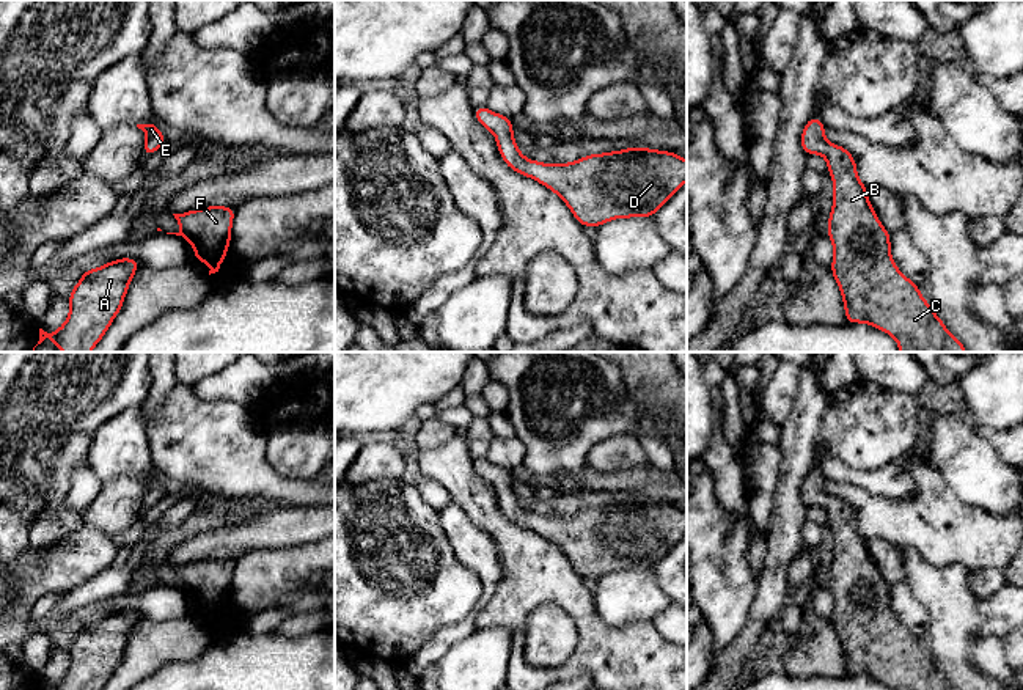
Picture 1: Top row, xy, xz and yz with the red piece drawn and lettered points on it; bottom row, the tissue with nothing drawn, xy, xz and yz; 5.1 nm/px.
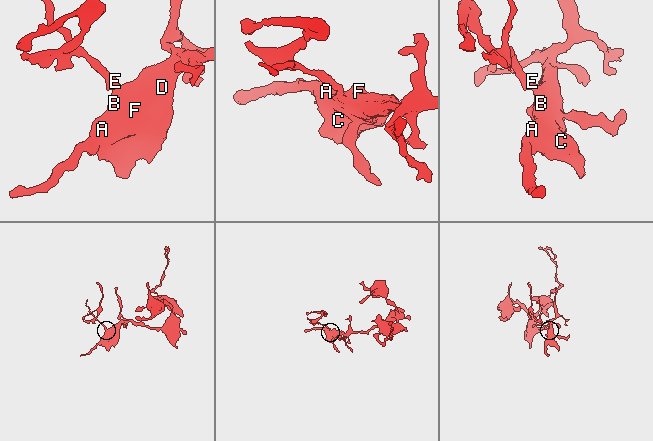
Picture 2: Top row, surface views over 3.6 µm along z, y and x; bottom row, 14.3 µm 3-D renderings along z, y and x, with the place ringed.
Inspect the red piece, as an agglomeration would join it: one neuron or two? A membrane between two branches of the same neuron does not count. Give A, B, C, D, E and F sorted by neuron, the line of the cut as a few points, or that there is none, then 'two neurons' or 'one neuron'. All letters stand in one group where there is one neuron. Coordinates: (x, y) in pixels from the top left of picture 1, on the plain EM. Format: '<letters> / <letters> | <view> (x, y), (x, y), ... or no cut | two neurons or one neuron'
A B C D E F | no cut | one neuron

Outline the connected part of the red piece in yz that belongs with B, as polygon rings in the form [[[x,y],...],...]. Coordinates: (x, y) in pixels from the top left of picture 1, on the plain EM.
[[[816,467],[808,472],[800,495],[806,508],[827,511],[834,534],[827,588],[833,594],[830,622],[842,644],[845,676],[867,674],[894,690],[954,690],[918,637],[896,619],[891,586],[869,555],[853,508],[825,492],[825,478]]]

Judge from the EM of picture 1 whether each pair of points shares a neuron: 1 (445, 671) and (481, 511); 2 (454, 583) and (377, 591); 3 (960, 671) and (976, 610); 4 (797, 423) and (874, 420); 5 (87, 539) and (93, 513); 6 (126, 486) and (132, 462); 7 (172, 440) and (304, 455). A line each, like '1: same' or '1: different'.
1: different
2: same
3: same
4: different
5: different
6: different
7: different

